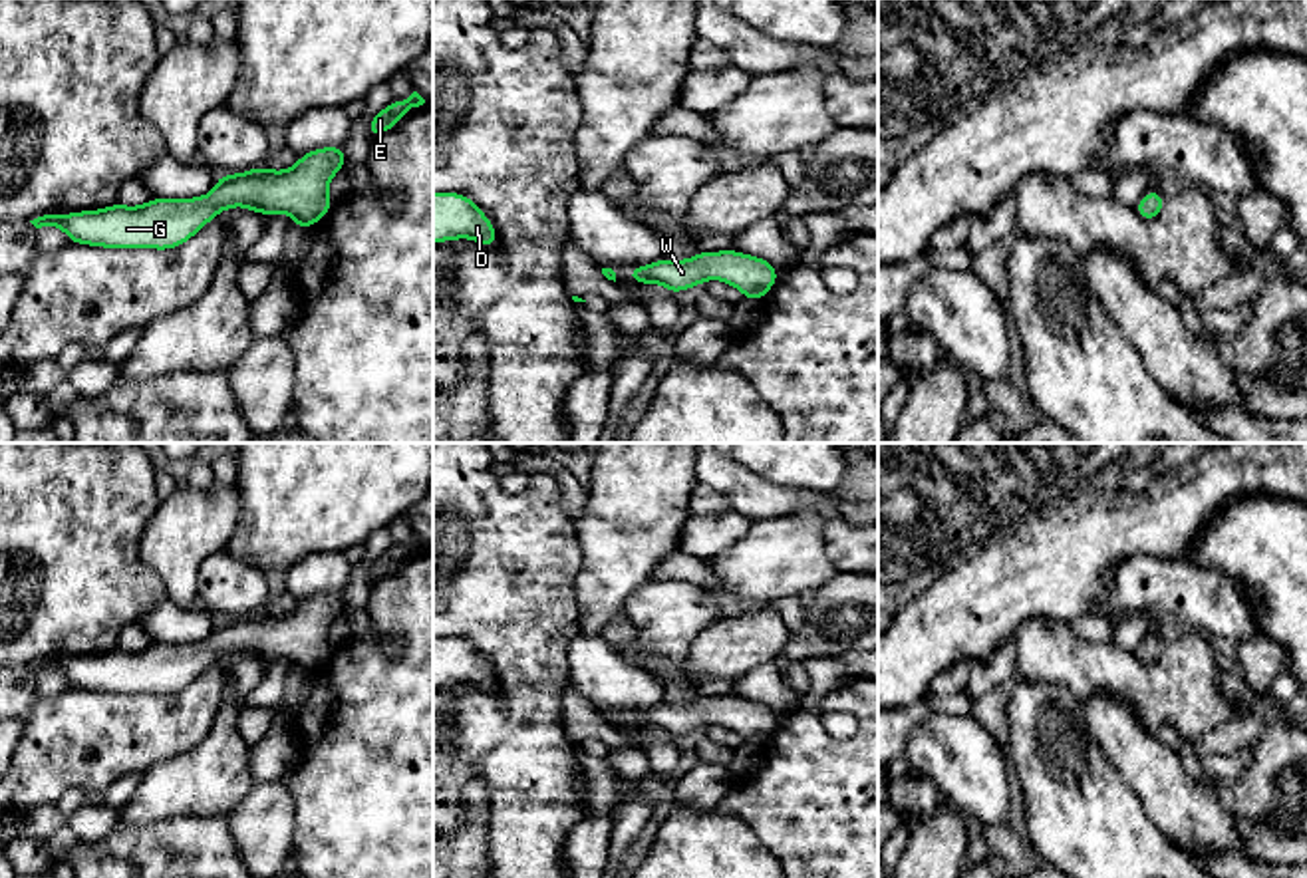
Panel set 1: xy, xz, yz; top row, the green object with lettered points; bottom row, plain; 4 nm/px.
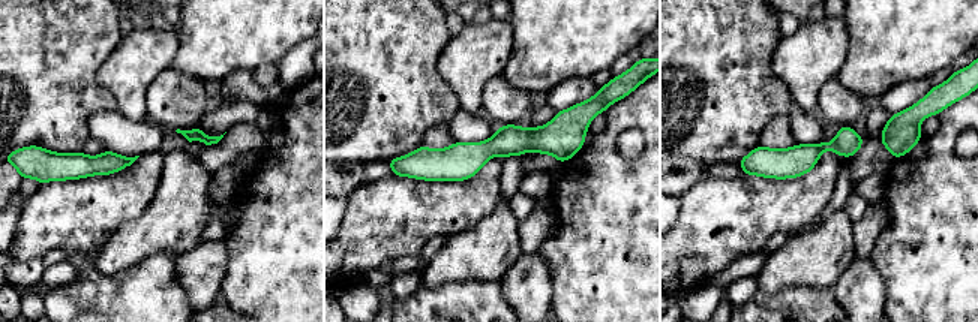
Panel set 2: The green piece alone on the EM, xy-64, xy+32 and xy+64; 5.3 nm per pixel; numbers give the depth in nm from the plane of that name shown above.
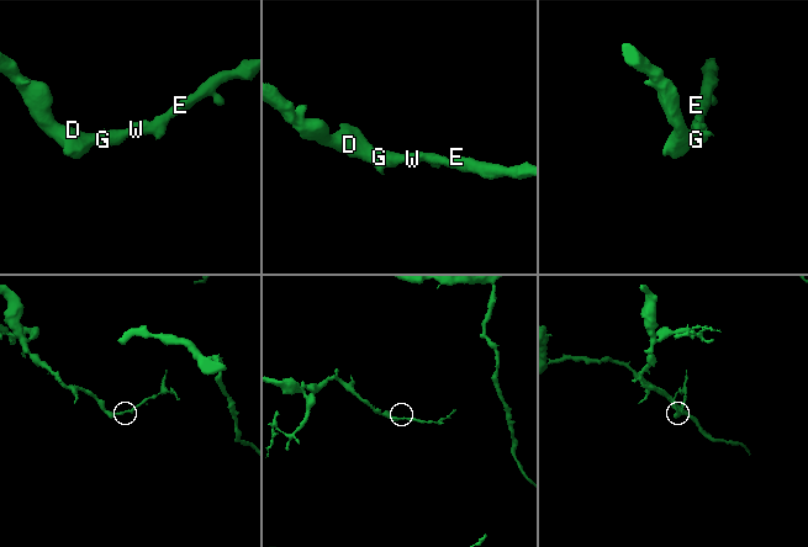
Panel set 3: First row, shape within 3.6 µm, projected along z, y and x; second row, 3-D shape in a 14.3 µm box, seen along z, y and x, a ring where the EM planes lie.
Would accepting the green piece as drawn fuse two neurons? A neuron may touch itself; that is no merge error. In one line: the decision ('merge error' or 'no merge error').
no merge error

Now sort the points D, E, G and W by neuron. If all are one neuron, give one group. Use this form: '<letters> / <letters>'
D E G W

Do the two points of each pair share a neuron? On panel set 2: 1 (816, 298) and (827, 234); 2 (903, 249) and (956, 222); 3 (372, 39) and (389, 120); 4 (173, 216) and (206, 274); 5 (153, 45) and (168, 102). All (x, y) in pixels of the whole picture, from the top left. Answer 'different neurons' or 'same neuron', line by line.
1: different neurons
2: same neuron
3: same neuron
4: different neurons
5: different neurons

